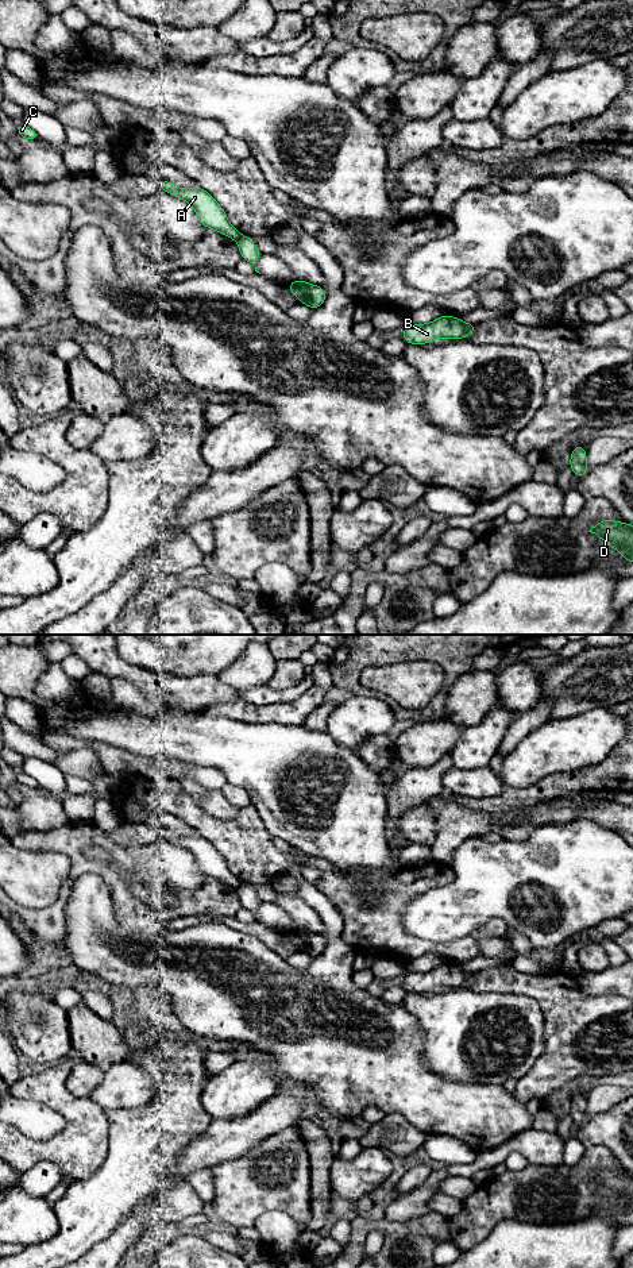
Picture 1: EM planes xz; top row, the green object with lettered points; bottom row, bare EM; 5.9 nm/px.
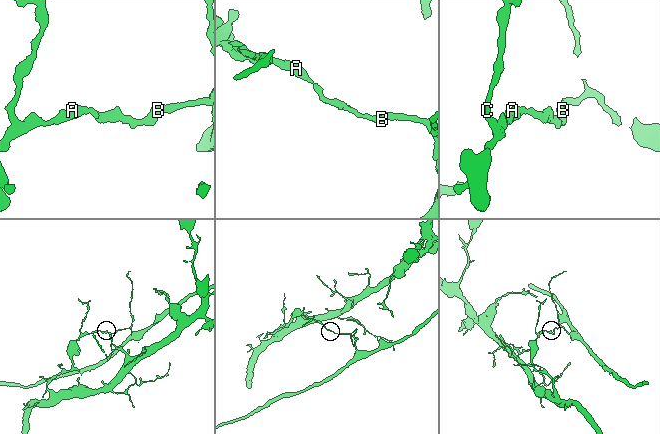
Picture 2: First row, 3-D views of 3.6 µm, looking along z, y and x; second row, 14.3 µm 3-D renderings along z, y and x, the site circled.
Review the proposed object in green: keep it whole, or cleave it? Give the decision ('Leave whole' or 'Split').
Split

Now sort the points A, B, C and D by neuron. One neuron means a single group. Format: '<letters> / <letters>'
A C / B D

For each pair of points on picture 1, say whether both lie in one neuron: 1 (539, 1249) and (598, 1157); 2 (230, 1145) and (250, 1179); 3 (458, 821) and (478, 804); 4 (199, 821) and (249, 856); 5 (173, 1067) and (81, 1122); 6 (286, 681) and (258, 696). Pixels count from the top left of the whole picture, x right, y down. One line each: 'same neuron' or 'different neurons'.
1: different neurons
2: different neurons
3: different neurons
4: same neuron
5: different neurons
6: different neurons

